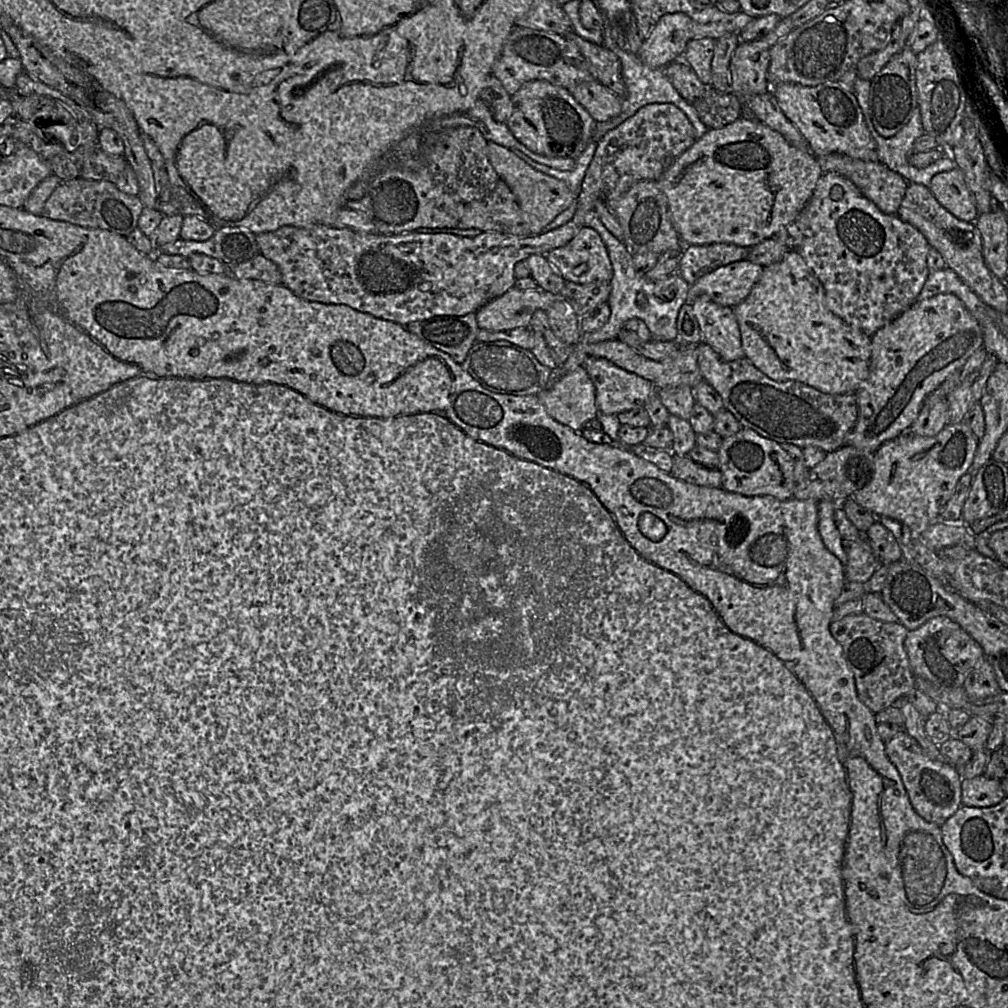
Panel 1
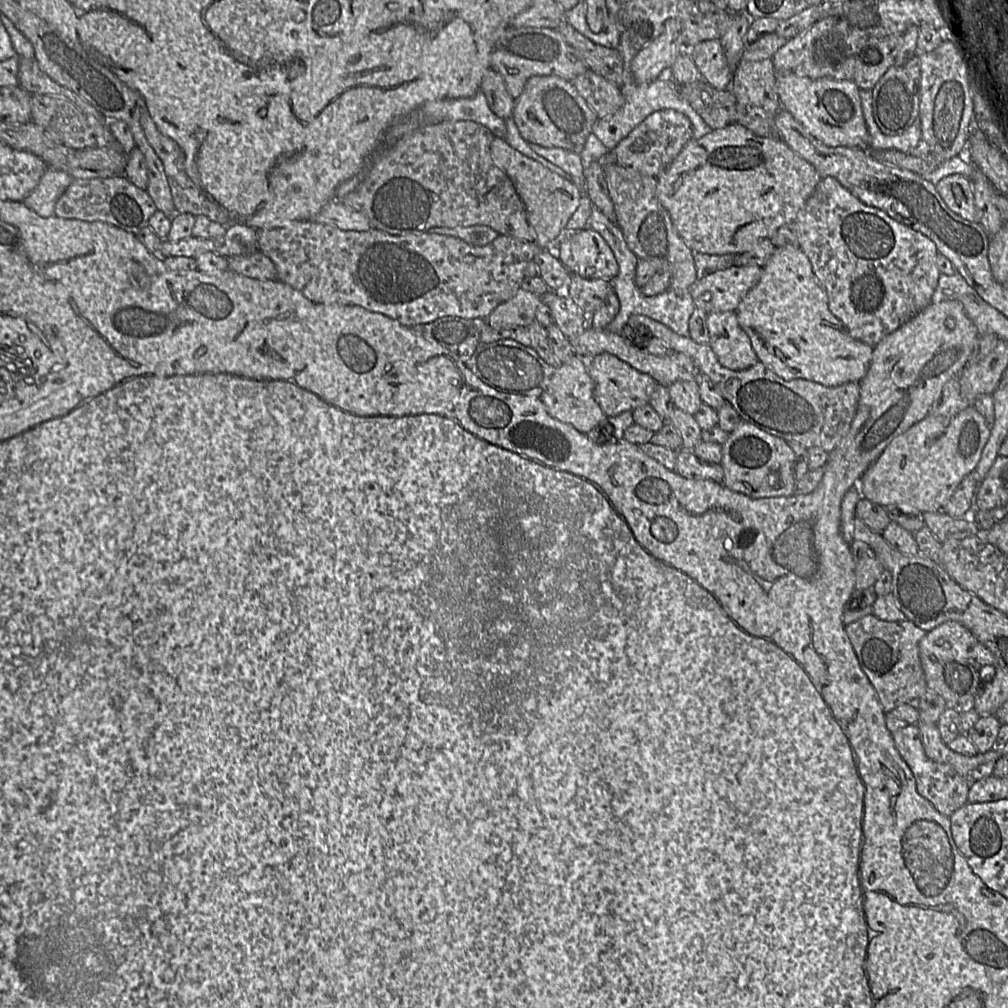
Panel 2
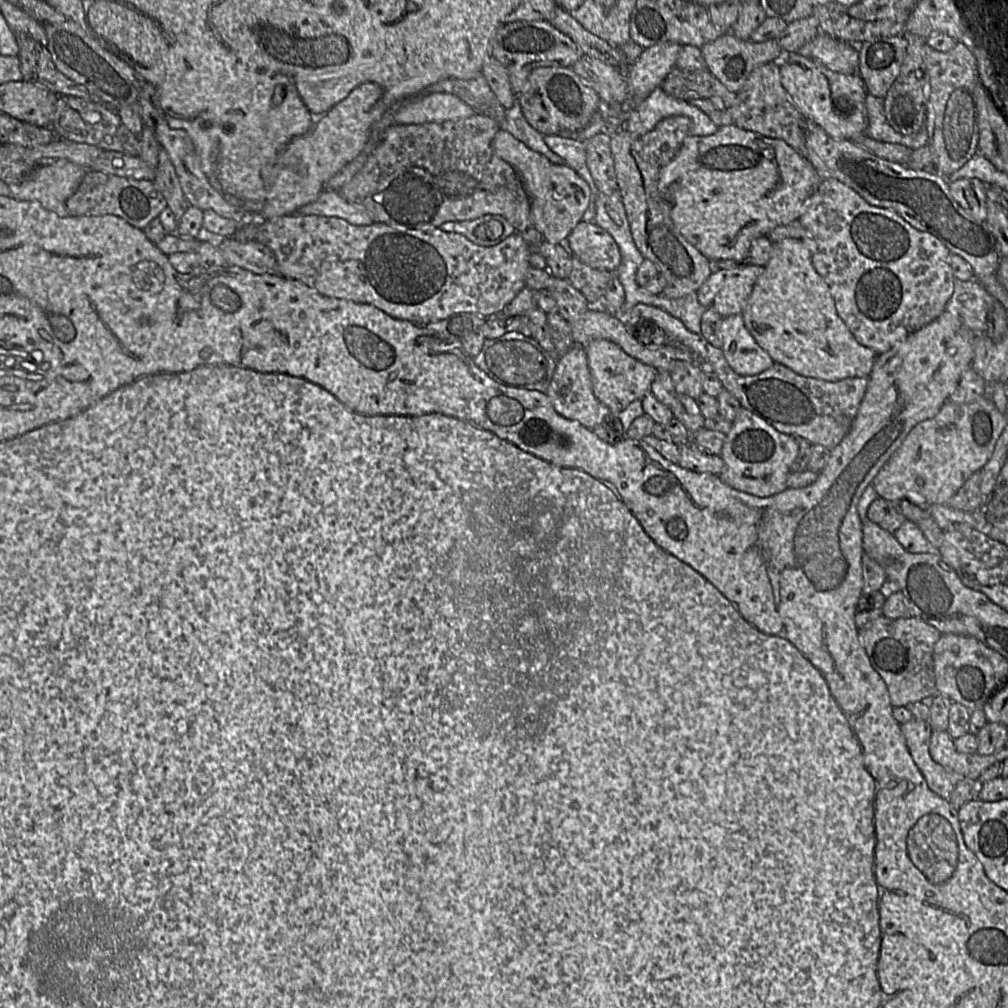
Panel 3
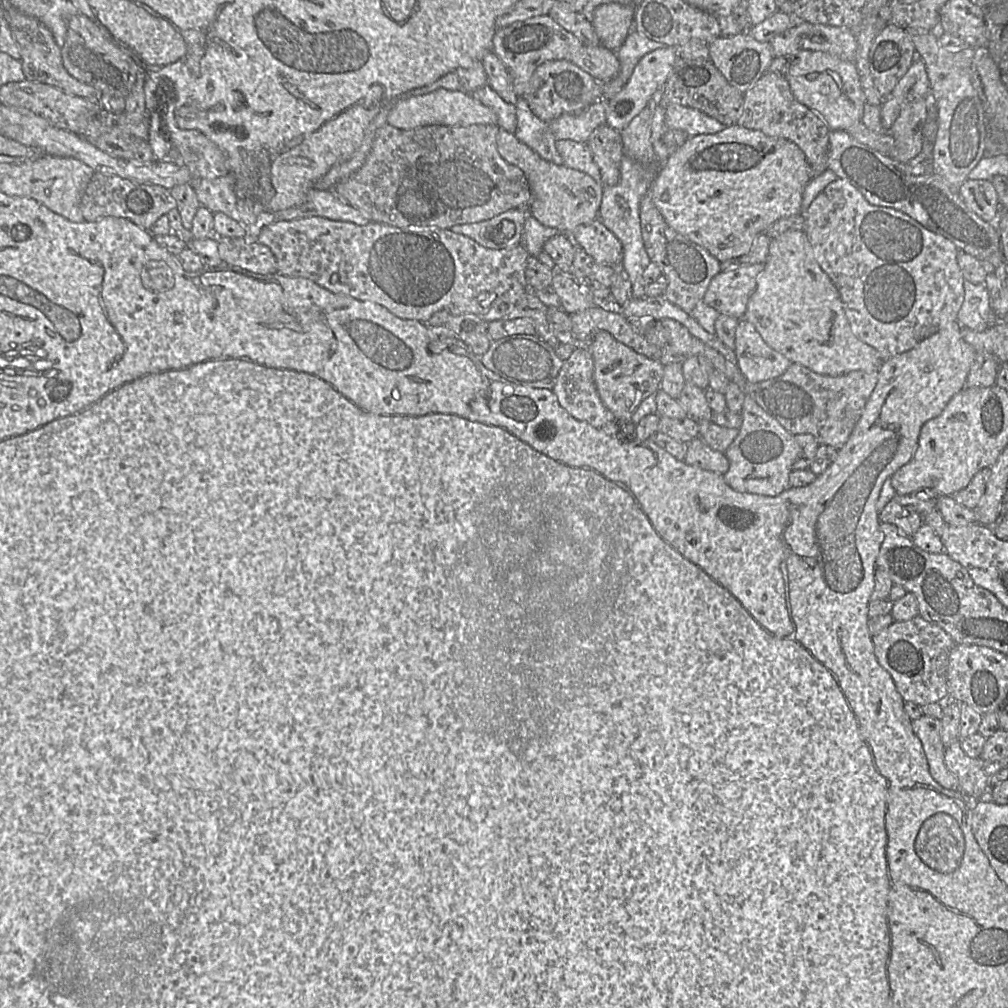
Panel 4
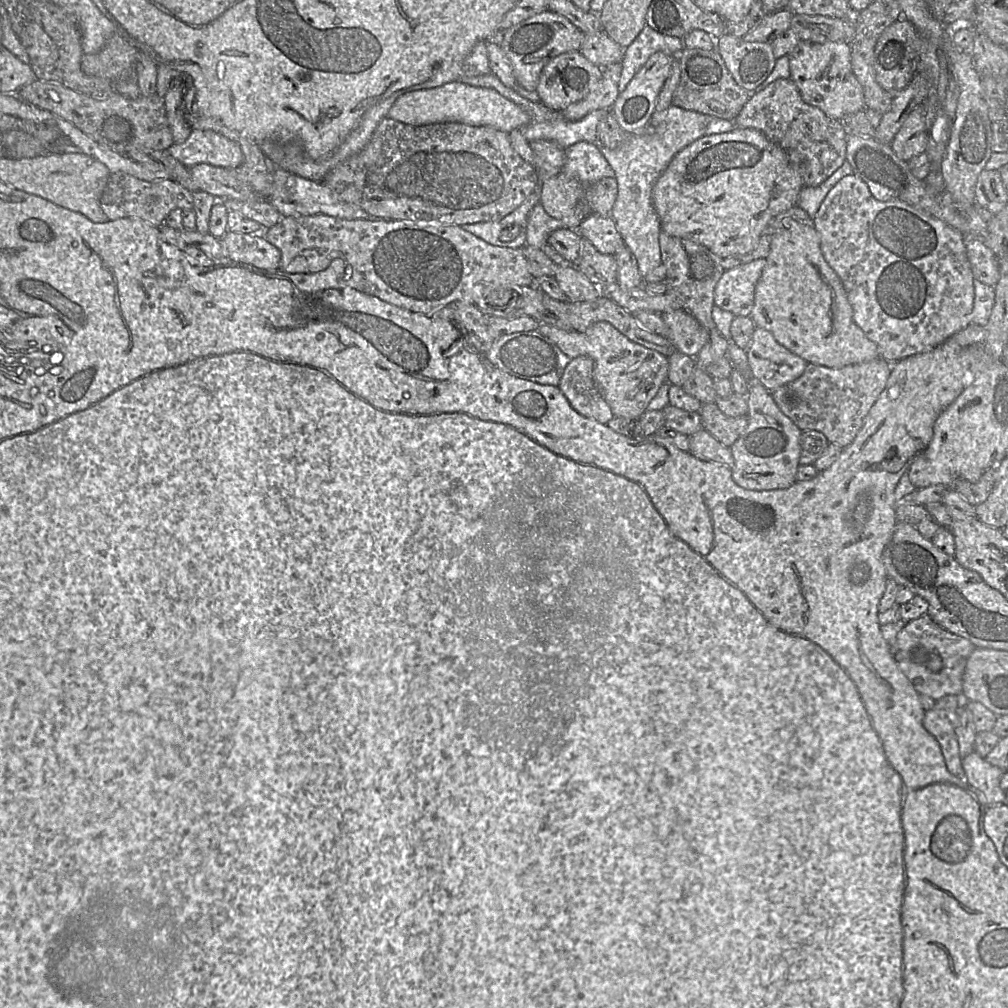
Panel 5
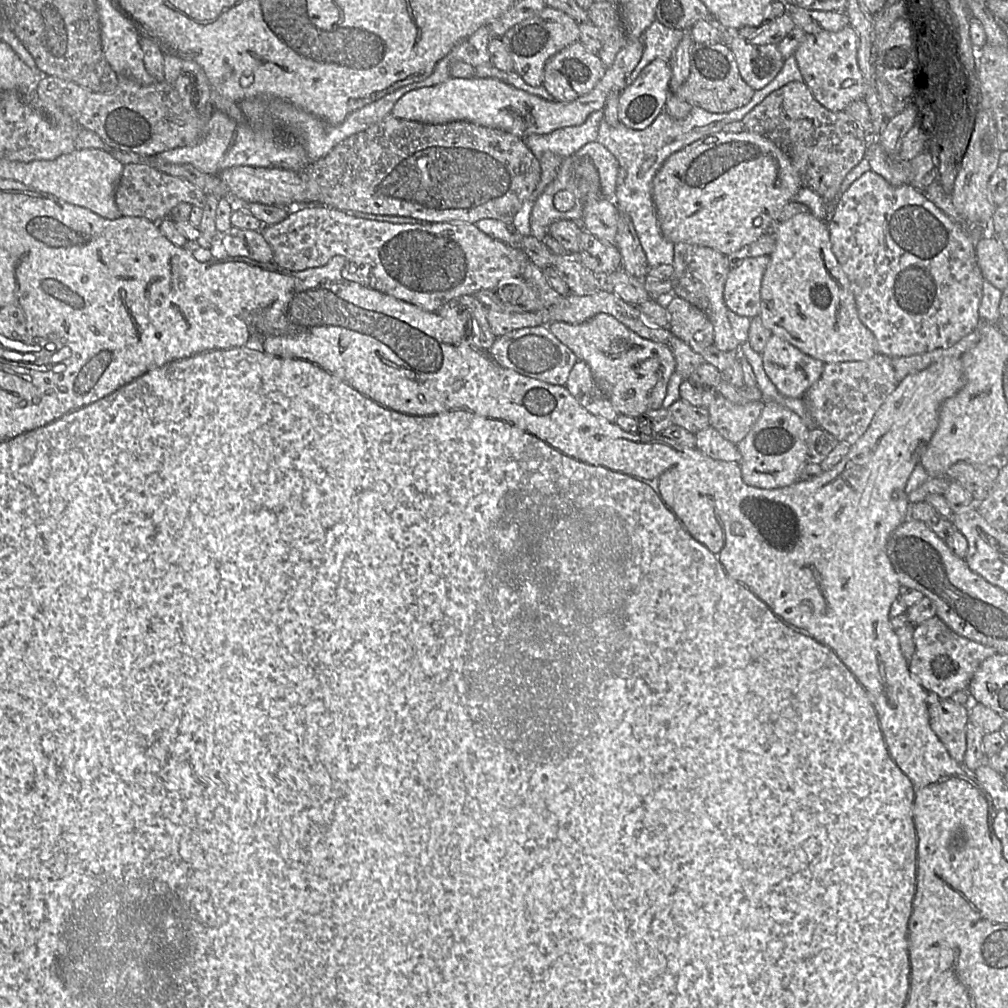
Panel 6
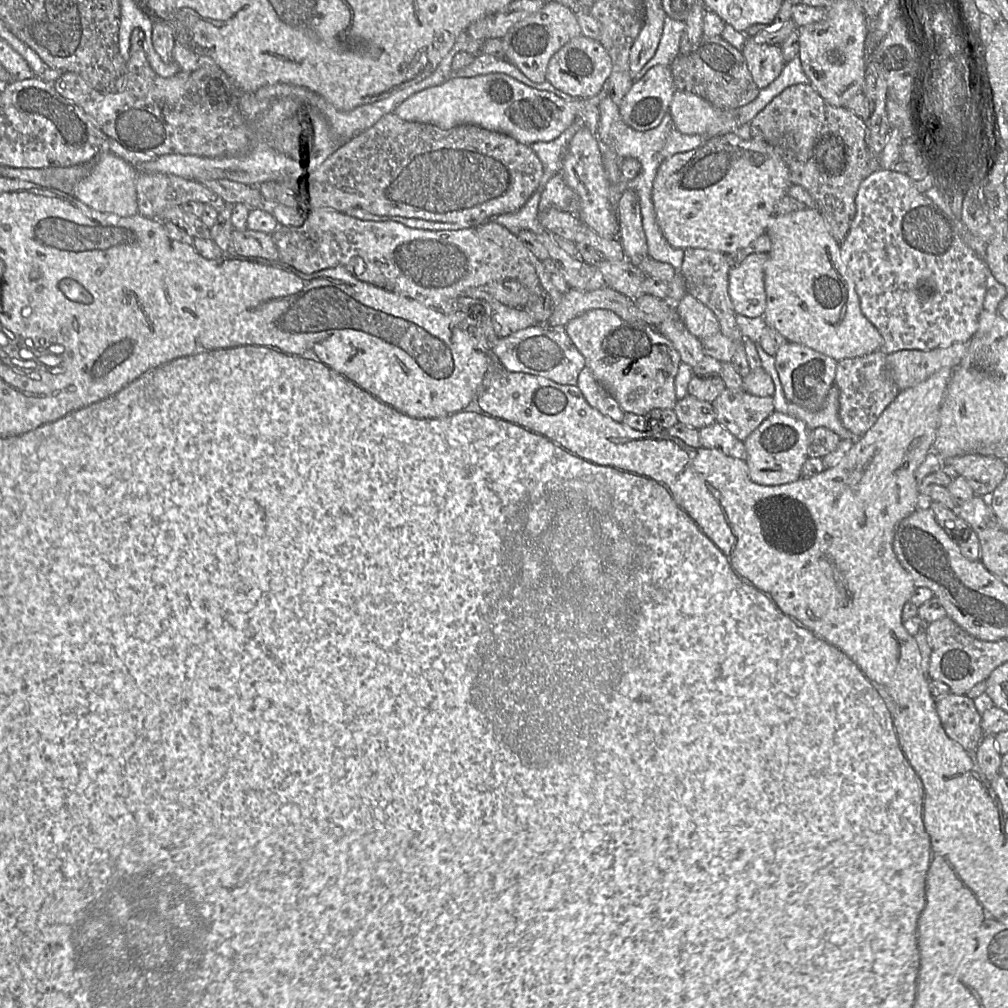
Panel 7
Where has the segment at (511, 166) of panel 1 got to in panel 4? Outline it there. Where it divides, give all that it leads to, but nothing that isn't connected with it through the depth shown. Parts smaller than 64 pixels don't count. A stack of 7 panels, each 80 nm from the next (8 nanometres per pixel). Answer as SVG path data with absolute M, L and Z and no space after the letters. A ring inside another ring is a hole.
M500 129L497 138L497 150L506 162L517 166L525 174L532 194L530 215L542 225L557 229L559 234L571 235L578 226L598 219L605 188L601 182L595 181L587 174L541 158L519 141L514 133L503 129Z

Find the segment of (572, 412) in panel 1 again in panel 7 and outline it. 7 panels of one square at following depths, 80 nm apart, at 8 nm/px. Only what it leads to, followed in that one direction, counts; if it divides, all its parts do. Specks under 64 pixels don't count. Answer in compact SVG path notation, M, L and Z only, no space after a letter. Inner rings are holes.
M588 367L581 370L576 386L590 406L616 422L622 422L625 412L614 397L601 386Z

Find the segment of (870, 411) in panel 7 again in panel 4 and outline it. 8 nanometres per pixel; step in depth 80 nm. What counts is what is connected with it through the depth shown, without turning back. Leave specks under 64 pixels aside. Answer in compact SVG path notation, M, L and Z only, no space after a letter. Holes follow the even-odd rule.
M792 363L780 376L769 380L752 383L746 382L746 394L773 418L775 418L788 432L793 435L811 434L820 444L841 448L848 440L863 409L873 392L878 380L878 371L851 371L839 376L818 374L812 370Z

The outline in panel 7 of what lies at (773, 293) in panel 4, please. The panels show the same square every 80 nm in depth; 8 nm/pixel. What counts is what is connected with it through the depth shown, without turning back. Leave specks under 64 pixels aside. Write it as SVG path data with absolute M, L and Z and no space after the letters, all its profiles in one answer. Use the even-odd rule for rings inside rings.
M817 208L774 216L768 228L771 250L765 265L766 309L763 316L767 326L788 342L797 343L835 359L837 362L862 357L879 351L883 338L863 315L855 284L840 254L840 242L831 234Z

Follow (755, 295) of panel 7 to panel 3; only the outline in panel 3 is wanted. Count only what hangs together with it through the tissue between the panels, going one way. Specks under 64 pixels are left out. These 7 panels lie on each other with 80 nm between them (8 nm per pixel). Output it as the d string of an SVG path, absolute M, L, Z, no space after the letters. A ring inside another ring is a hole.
M755 265L715 270L697 290L697 300L706 310L713 310L723 318L741 315L763 270Z

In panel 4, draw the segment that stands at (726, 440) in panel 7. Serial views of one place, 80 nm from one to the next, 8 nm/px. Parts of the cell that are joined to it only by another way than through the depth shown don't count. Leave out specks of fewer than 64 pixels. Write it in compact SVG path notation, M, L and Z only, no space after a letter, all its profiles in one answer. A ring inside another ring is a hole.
M699 436L689 441L683 461L697 468L724 474L729 468L725 453L709 447Z

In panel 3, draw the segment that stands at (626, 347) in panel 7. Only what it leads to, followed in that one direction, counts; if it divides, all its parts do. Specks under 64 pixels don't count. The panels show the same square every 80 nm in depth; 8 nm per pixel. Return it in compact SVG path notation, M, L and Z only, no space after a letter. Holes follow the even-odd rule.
M605 339L594 340L585 349L593 394L610 409L610 414L619 414L630 403L650 393L651 384L658 374L657 369L629 356L617 344Z

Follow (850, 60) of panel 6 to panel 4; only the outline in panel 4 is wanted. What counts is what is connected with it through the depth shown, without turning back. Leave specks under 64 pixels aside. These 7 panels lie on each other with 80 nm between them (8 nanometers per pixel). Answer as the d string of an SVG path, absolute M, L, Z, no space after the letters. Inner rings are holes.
M799 49L786 56L783 76L795 98L817 113L832 131L847 131L862 120L866 101L854 61L826 52Z

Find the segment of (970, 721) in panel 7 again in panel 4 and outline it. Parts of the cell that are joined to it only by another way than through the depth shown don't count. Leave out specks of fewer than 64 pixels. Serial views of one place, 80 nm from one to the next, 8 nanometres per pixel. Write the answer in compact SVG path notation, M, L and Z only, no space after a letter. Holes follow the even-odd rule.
M921 715L912 720L912 728L922 743L929 772L934 780L946 789L961 791L958 778L948 770L944 762L945 746L941 738L940 719Z

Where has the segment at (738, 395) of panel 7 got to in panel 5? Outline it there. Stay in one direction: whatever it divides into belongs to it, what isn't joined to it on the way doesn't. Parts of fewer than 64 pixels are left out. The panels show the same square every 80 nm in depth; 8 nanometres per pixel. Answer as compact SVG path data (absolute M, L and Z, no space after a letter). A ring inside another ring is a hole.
M716 402L703 404L700 411L702 429L708 431L726 447L731 447L743 434L748 417L729 417L717 406Z

